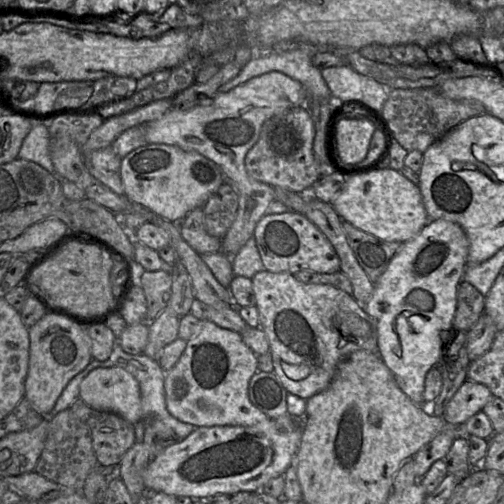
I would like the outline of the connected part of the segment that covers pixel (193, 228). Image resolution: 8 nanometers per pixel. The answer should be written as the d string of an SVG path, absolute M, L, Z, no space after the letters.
M203 207L192 210L179 227L184 240L199 255L221 251L222 239L209 235L204 228Z

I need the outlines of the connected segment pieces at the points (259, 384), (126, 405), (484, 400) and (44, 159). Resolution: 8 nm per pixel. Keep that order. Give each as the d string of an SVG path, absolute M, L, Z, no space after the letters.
M257 371L250 379L250 401L269 418L275 419L288 413L287 393L274 371Z
M123 368L93 369L80 383L79 398L88 407L114 413L131 424L142 420L139 383Z
M467 379L446 406L443 417L449 424L463 426L471 416L482 411L492 397L486 385Z
M33 123L33 127L21 145L18 158L32 161L40 165L60 182L68 181L60 179L52 164L50 157L50 132L48 123Z

